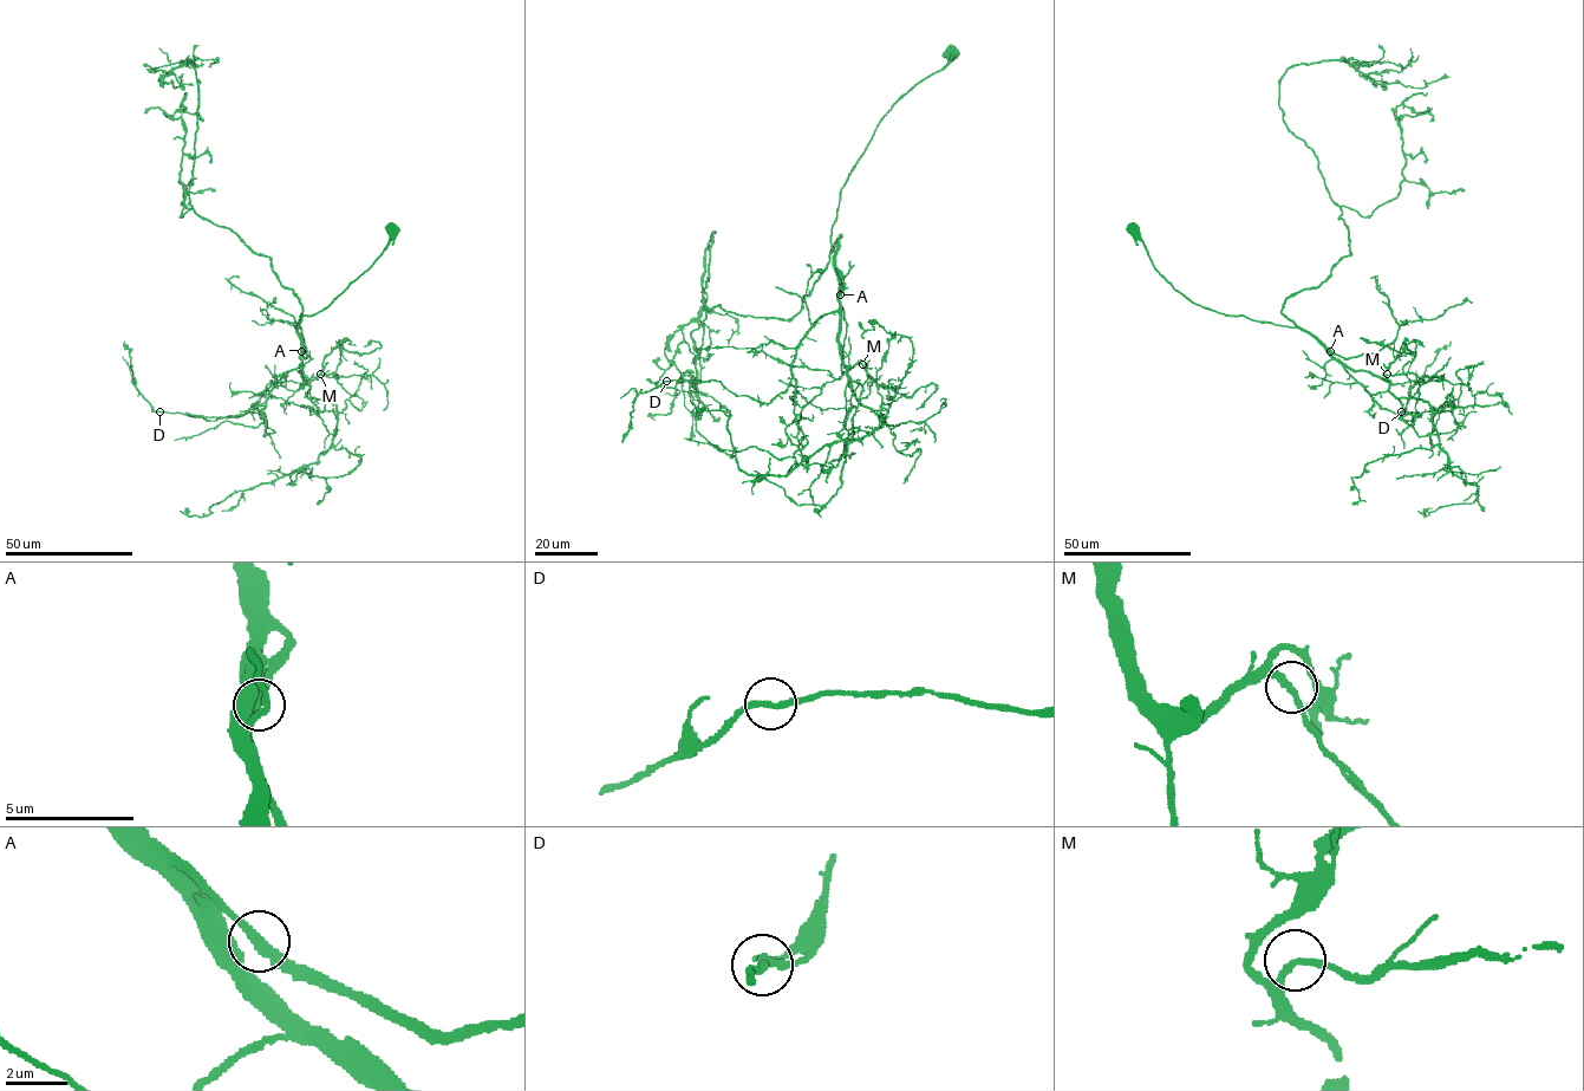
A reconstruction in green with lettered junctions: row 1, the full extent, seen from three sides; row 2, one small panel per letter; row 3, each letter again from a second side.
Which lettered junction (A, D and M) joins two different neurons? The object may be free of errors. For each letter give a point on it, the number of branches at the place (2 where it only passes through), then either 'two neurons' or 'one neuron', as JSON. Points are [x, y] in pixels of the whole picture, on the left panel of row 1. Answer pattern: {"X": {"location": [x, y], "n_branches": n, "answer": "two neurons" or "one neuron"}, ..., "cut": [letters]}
{"A": {"location": [301, 351], "n_branches": 2, "answer": "one neuron"}, "D": {"location": [160, 411], "n_branches": 2, "answer": "one neuron"}, "M": {"location": [320, 374], "n_branches": 2, "answer": "one neuron"}, "cut": []}

